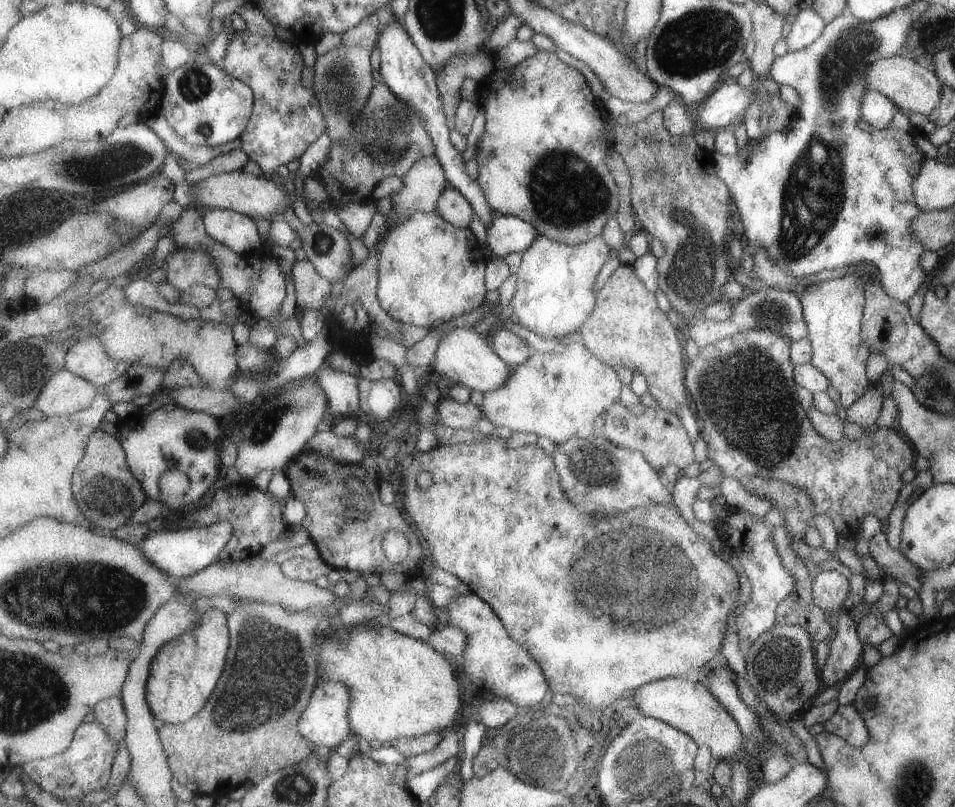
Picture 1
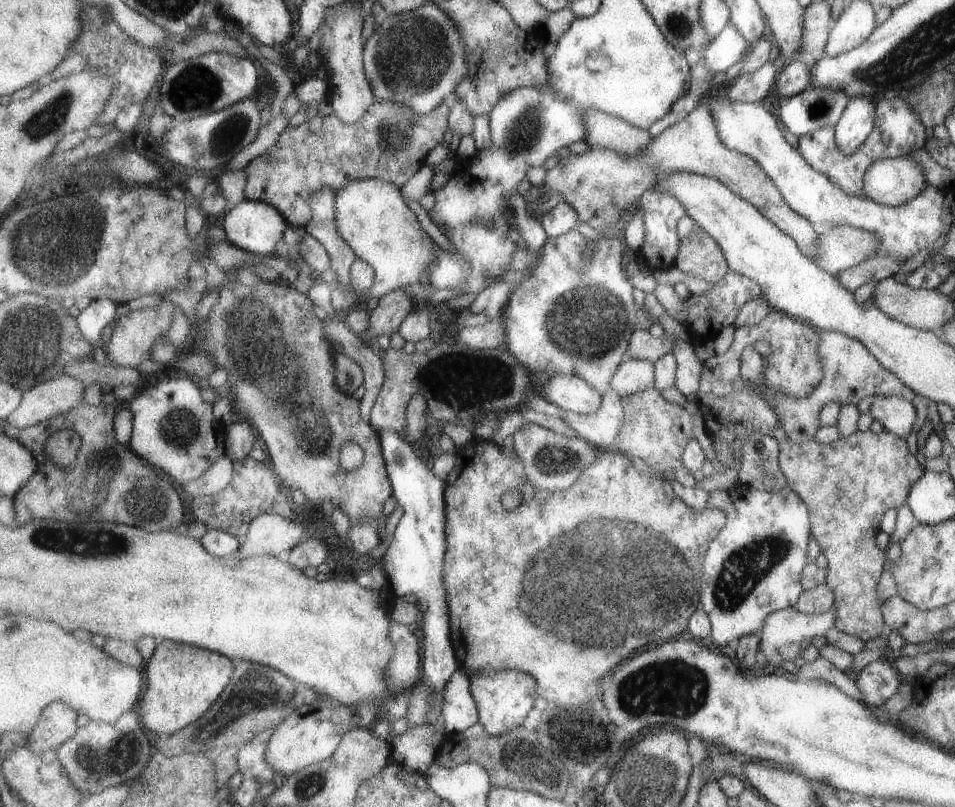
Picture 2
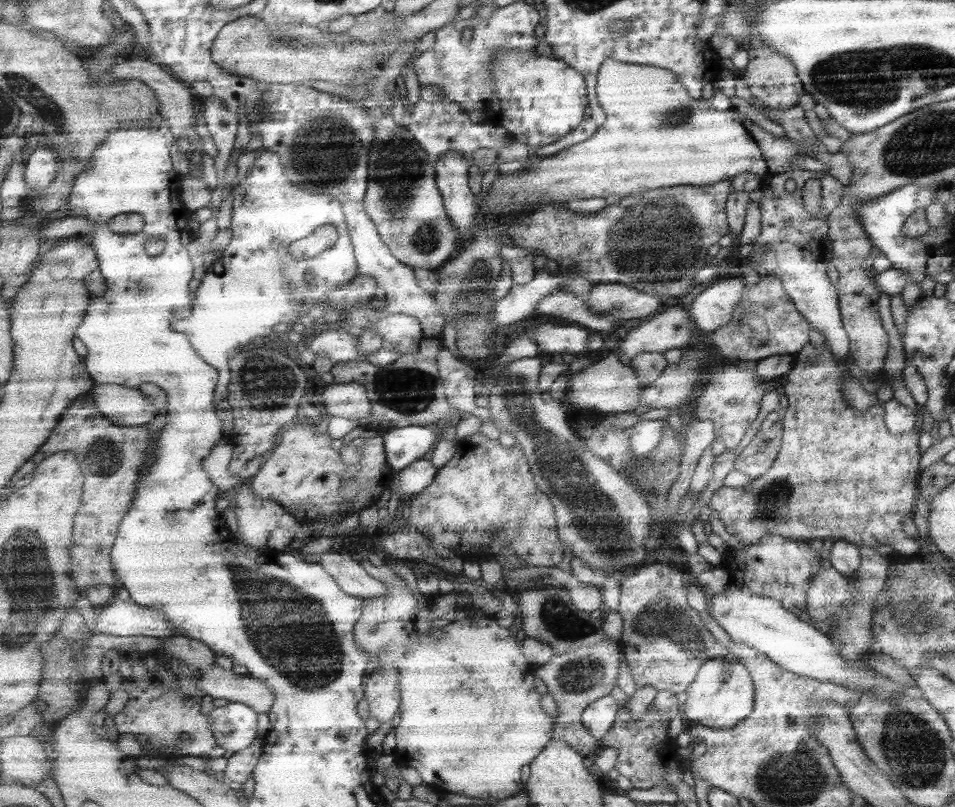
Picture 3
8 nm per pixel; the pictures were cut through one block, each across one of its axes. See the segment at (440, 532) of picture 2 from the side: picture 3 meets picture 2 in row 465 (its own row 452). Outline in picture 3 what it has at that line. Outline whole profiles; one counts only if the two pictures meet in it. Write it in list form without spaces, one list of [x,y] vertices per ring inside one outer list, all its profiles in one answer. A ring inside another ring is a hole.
[[[423,426],[393,428],[383,436],[387,442],[387,460],[395,472],[419,462],[437,442],[435,432]]]

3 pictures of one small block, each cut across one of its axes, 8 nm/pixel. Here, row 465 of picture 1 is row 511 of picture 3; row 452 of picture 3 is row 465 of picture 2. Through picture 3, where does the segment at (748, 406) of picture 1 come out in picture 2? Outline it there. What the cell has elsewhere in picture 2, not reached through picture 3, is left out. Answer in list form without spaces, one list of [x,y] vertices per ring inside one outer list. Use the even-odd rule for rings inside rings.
[[[857,430],[849,438],[837,438],[831,444],[817,444],[815,440],[795,444],[785,438],[779,442],[777,466],[787,486],[795,490],[795,494],[799,494],[799,498],[805,502],[809,520],[811,520],[811,538],[819,544],[821,556],[827,560],[825,586],[833,592],[835,606],[837,606],[833,628],[843,634],[857,636],[859,640],[863,640],[863,644],[883,634],[885,628],[883,628],[881,606],[875,594],[875,586],[883,574],[887,552],[881,552],[877,548],[875,538],[881,530],[883,514],[891,508],[901,508],[905,504],[905,498],[911,486],[925,474],[925,470],[917,464],[915,456],[909,454],[907,440],[897,438],[887,430],[881,430],[879,434]]]

